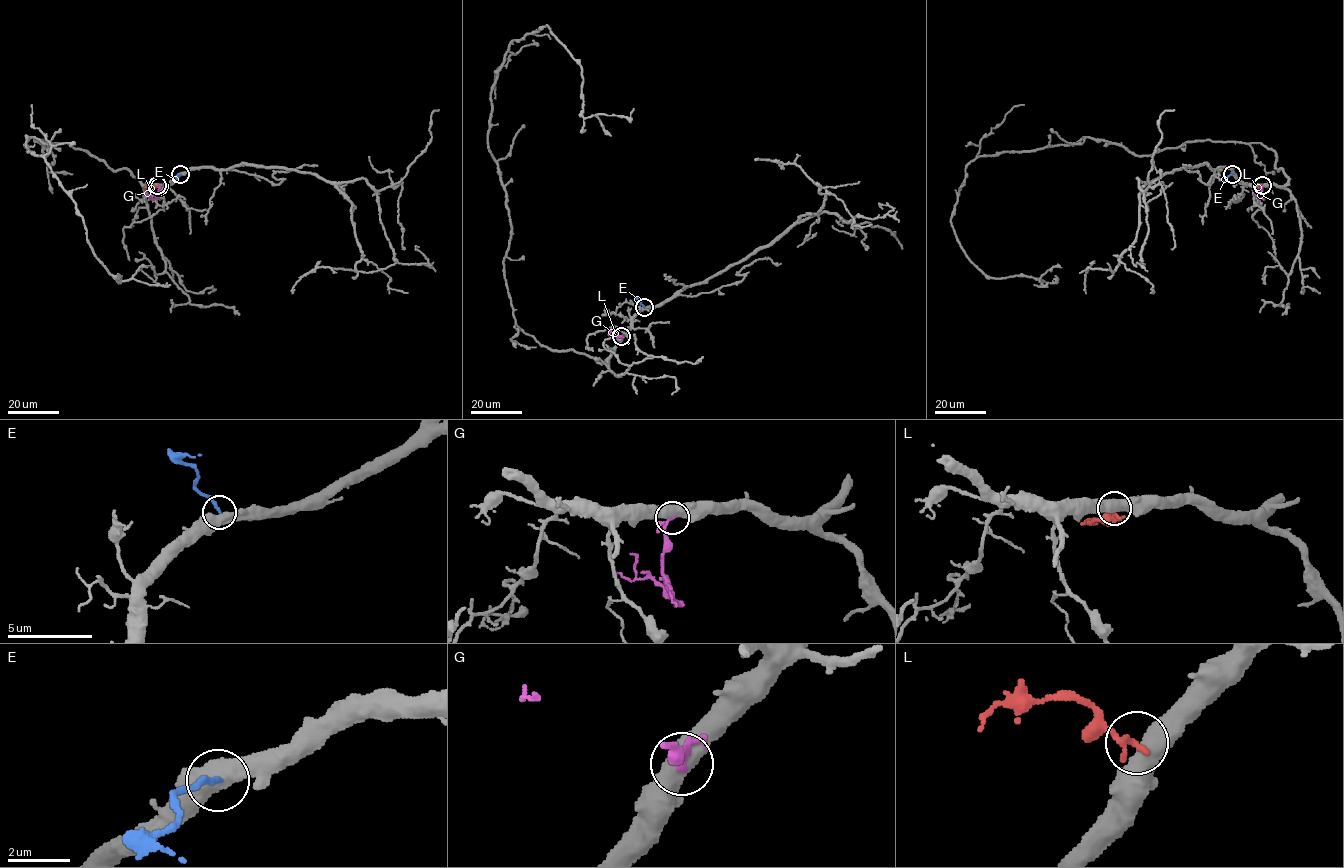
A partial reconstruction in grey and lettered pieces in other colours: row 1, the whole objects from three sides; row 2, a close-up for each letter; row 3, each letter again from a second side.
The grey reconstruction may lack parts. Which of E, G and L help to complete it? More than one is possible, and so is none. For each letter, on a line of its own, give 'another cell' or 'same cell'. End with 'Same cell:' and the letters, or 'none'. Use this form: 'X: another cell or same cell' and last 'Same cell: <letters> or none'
E: same cell
G: another cell
L: another cell
Same cell: E

